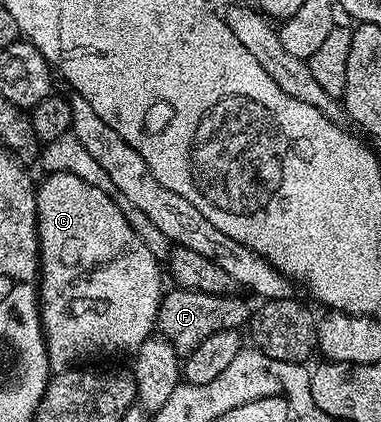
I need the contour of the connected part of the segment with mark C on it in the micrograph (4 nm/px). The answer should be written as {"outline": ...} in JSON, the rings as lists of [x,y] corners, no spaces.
{"outline":[[[50,172],[45,176],[46,180],[36,185],[37,190],[37,247],[41,250],[41,262],[39,265],[39,303],[41,306],[41,328],[45,332],[45,349],[47,350],[47,358],[49,359],[50,369],[54,373],[66,371],[70,366],[77,366],[80,360],[85,360],[88,356],[97,356],[100,352],[129,352],[128,354],[136,353],[137,347],[142,344],[143,341],[150,339],[154,335],[155,325],[157,323],[157,308],[161,304],[161,297],[163,295],[163,287],[161,288],[161,272],[163,276],[163,268],[157,265],[159,260],[158,253],[150,250],[146,246],[139,234],[132,228],[131,223],[128,222],[128,218],[124,216],[122,205],[118,203],[116,199],[110,193],[97,189],[95,185],[89,185],[83,180],[83,178],[76,177],[75,174],[67,172]]]}

